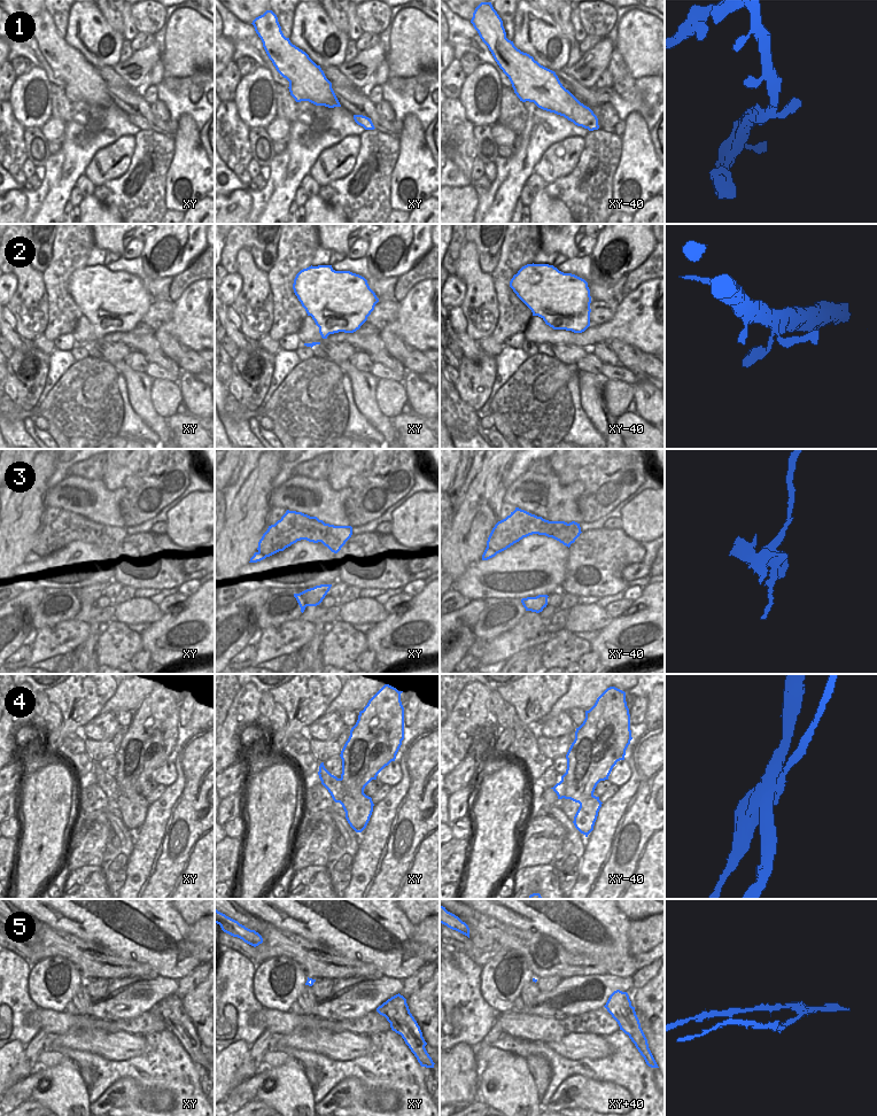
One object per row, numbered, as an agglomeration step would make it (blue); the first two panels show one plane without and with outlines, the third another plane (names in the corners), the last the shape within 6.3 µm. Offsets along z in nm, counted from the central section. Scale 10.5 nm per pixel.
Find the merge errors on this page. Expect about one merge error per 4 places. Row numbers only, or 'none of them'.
3, 4, 5

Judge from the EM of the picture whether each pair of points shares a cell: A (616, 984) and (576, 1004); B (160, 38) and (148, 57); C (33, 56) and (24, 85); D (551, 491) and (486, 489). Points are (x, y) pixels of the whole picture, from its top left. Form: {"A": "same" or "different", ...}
{"A": "same", "B": "different", "C": "different", "D": "different"}

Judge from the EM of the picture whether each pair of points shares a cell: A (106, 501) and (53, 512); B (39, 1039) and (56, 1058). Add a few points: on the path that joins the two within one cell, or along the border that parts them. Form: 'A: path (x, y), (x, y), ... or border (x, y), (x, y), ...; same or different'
A: border (48, 506), (62, 509); different
B: border (44, 1049), (38, 1056), (38, 1066); different

